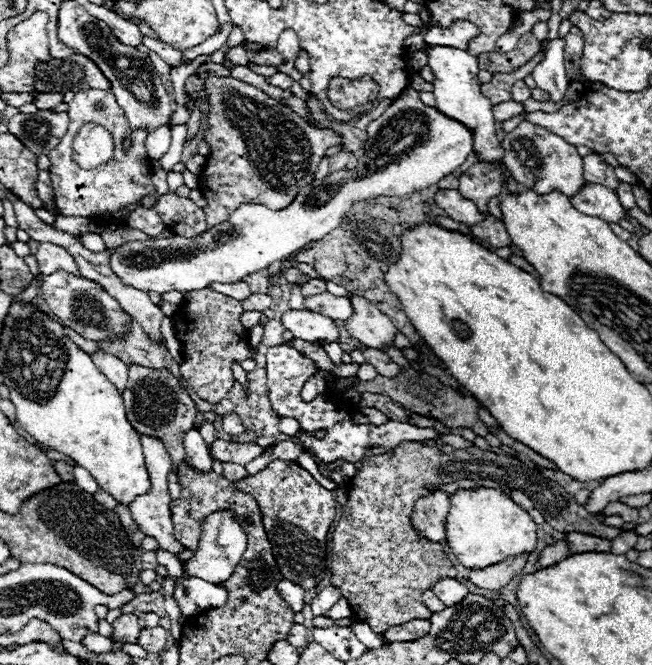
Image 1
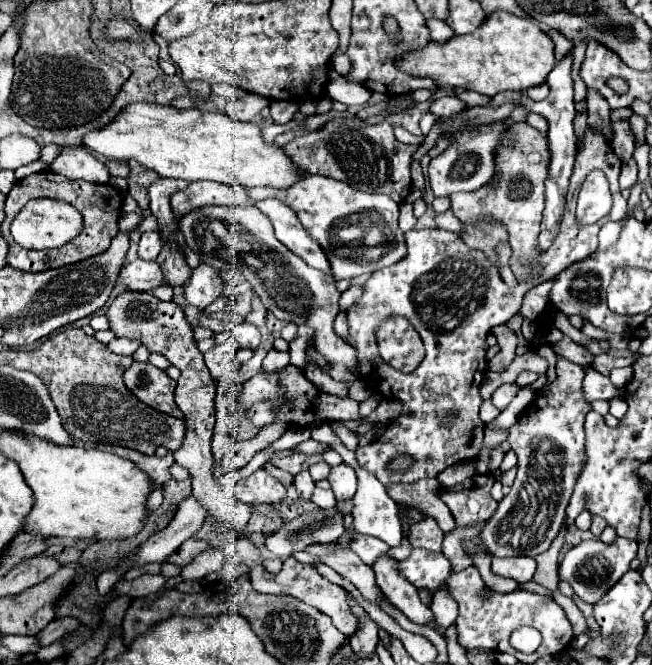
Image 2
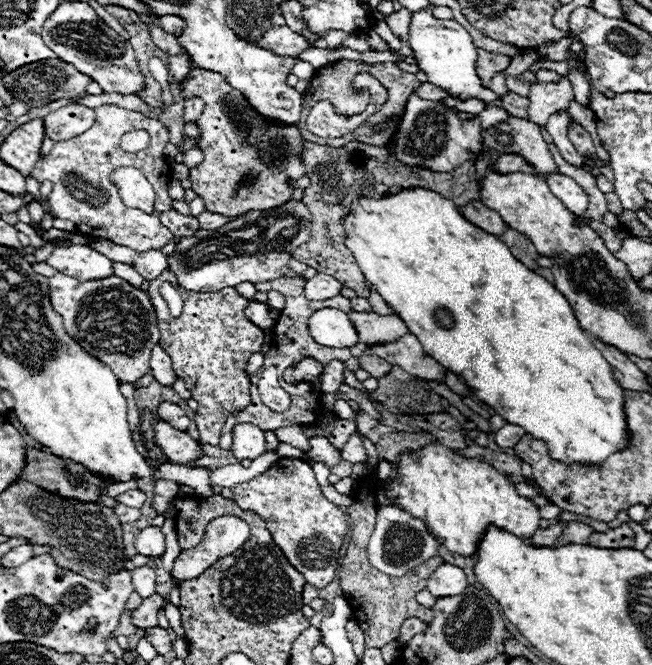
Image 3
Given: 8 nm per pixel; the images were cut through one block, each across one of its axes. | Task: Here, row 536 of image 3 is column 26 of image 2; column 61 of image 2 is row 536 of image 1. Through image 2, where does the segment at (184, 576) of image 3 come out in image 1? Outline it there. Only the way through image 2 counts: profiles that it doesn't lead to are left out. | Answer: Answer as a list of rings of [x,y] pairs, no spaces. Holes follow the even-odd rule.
[[[218,510],[204,518],[200,546],[198,546],[198,550],[194,550],[194,556],[184,562],[184,570],[188,572],[188,576],[194,576],[194,578],[202,578],[202,580],[208,580],[214,584],[224,582],[224,580],[228,580],[228,576],[232,576],[236,564],[242,560],[246,542],[248,542],[246,532],[236,522],[234,514],[230,510]]]

